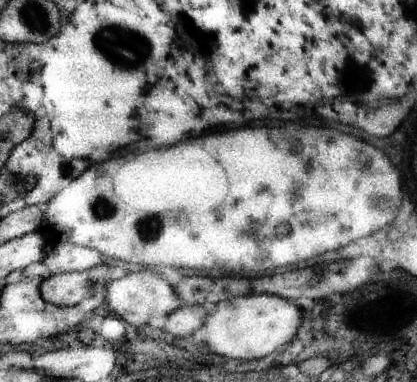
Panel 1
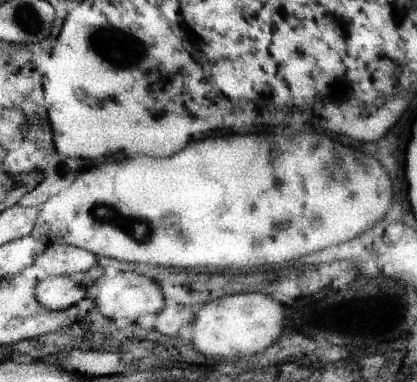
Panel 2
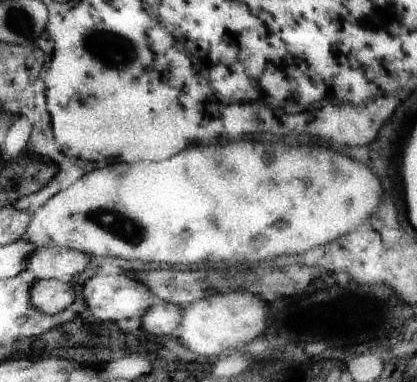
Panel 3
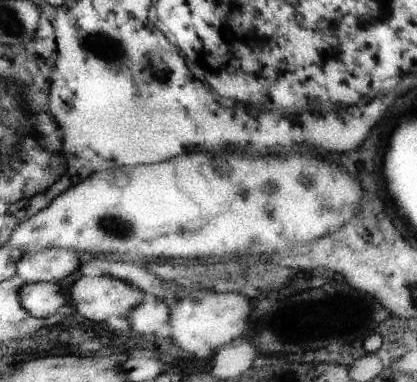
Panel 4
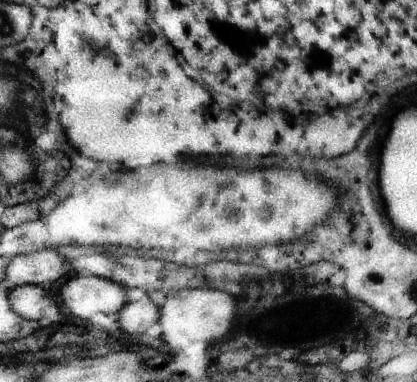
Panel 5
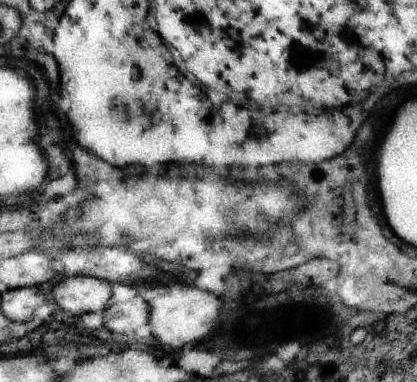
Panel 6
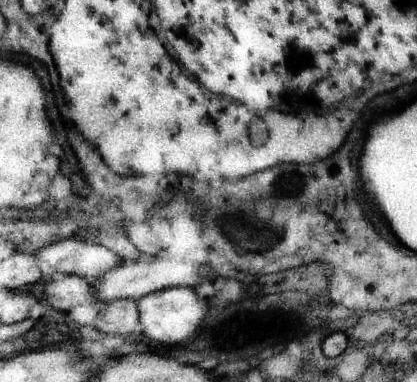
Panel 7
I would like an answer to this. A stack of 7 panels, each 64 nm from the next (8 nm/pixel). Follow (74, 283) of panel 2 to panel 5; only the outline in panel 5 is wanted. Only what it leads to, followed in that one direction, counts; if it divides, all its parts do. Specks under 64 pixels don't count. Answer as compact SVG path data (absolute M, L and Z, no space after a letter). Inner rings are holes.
M19 286L11 292L11 306L23 318L39 320L43 308L59 302L47 286Z

